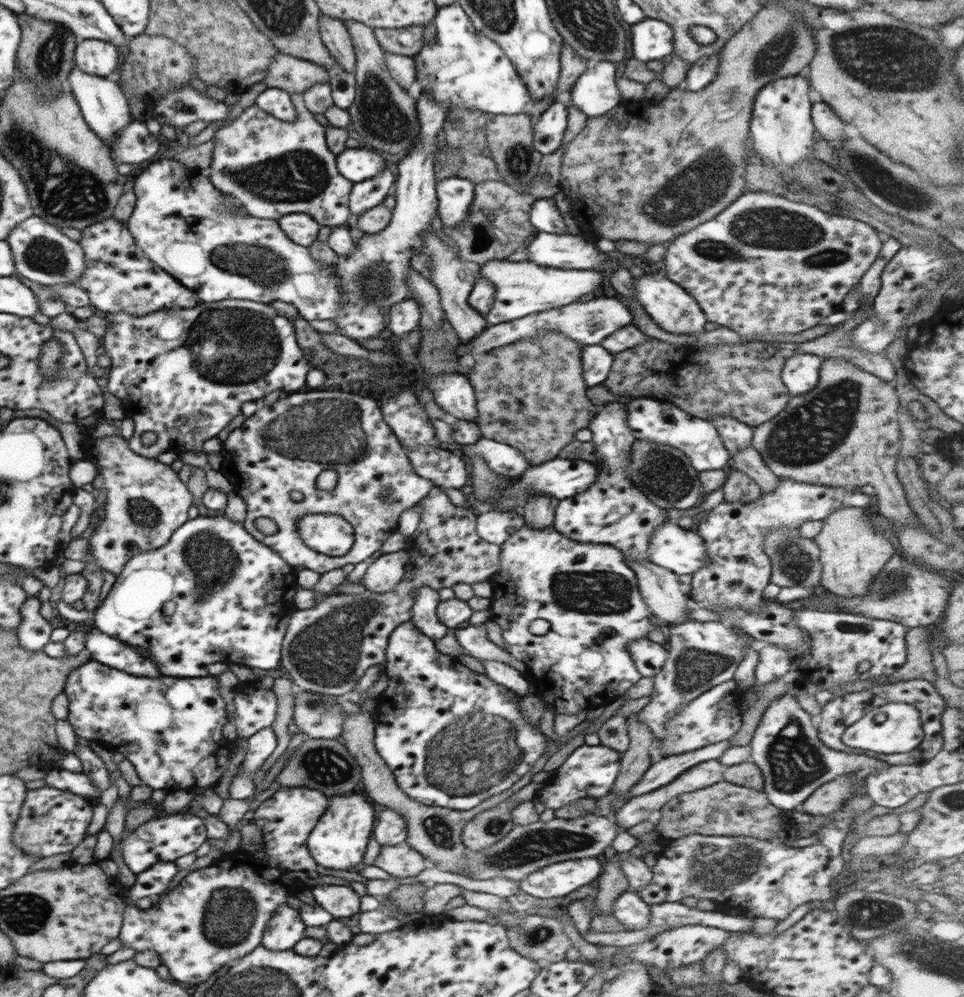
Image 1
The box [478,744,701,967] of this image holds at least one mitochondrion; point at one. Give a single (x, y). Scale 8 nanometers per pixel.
(539, 935)

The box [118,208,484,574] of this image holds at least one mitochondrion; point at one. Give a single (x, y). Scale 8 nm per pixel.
(331, 430)

